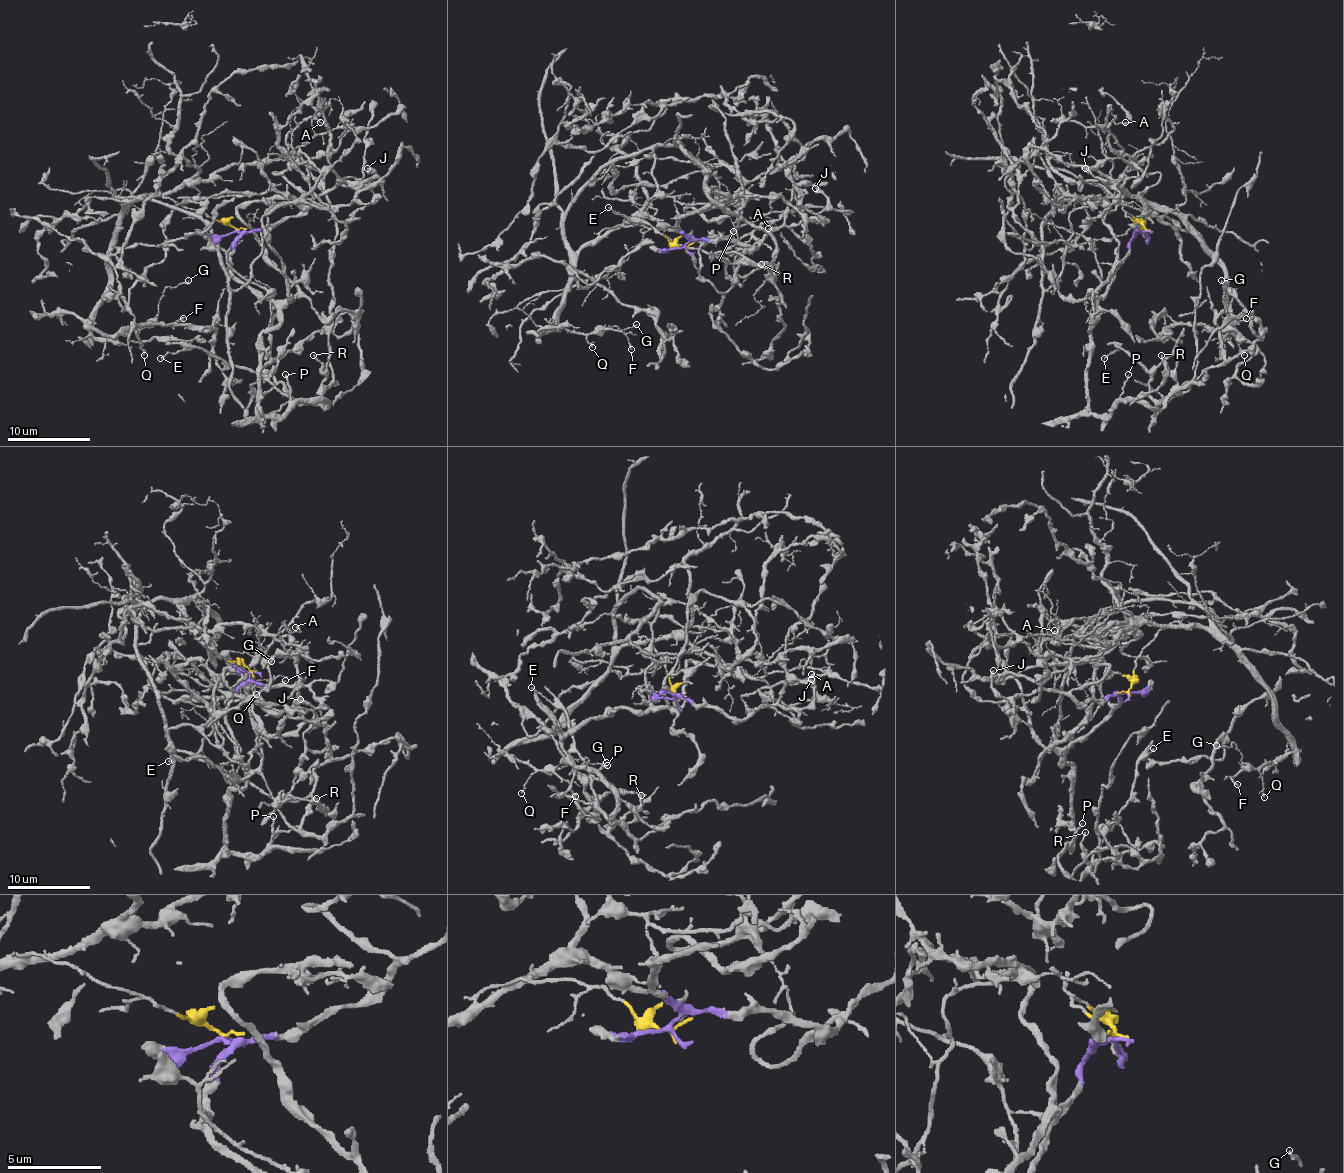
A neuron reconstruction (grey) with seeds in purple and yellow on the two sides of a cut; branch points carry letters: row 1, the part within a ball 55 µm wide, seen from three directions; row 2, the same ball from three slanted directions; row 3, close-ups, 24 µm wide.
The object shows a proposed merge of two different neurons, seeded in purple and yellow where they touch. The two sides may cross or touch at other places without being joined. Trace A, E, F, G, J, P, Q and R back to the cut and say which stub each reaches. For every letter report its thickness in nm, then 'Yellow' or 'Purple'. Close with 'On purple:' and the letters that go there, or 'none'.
A: Thickness 130 nm. Yellow
E: Thickness 130 nm. Purple
F: Thickness 150 nm. Yellow
G: Thickness 140 nm. Yellow
J: Thickness 360 nm. Purple
P: Thickness 160 nm. Purple
Q: Thickness 140 nm. Yellow
R: Thickness 170 nm. Purple
On purple: E, J, P, R

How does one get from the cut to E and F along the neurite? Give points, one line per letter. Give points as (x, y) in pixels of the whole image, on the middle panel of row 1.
E: (686, 250), (680, 219), (727, 196), (707, 190), (775, 244), (769, 267), (748, 265), (675, 246), (609, 206)
F: (686, 250), (655, 229), (615, 225), (578, 254), (559, 325), (538, 333), (617, 329), (632, 350)

